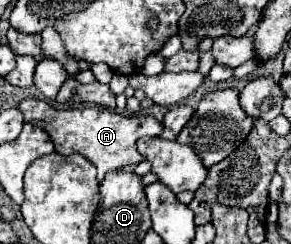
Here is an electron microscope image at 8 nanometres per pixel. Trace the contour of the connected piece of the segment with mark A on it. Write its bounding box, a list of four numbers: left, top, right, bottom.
[18,98,162,180]

